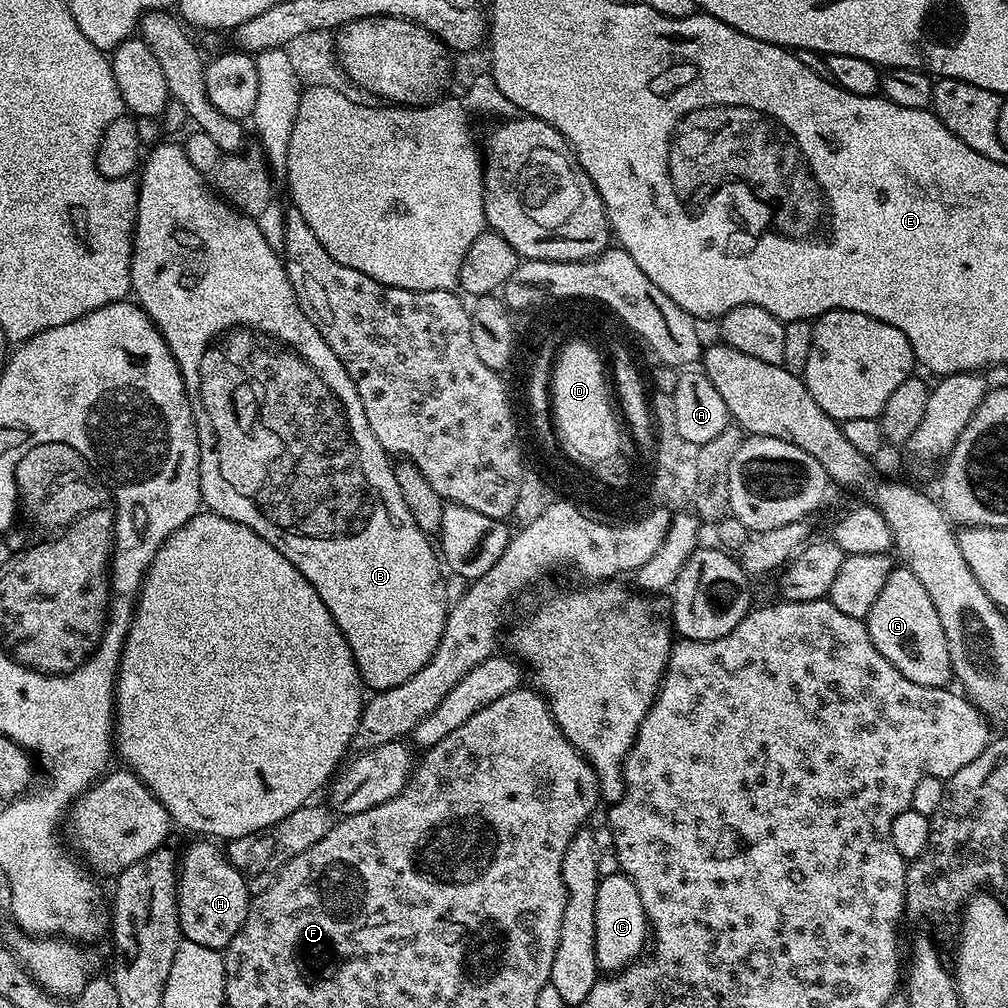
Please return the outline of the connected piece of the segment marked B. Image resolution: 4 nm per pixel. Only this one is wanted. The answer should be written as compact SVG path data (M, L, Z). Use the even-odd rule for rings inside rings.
M179 143L160 144L149 156L147 153L143 157L138 172L140 193L136 203L136 231L132 233L130 266L131 295L152 319L156 329L164 335L170 354L178 362L184 388L190 398L200 447L200 499L207 511L216 512L222 518L230 518L254 530L254 534L266 538L266 542L270 542L270 546L274 546L282 558L291 562L303 574L306 582L314 586L318 598L322 598L326 610L330 610L338 630L342 630L360 671L360 679L372 690L393 688L406 682L406 678L418 674L418 670L430 662L442 638L450 604L446 599L446 576L437 549L433 541L432 544L428 541L431 539L420 529L418 522L414 522L406 502L402 502L393 461L378 438L374 438L374 430L370 430L370 422L366 422L366 410L362 410L362 398L358 398L358 390L350 374L346 374L342 362L338 362L338 354L326 346L314 322L306 318L284 269L281 253L270 250L266 238L262 238L259 223L253 217L244 216L221 199L213 185L204 180L207 180L205 173L190 166L190 158L186 158Z

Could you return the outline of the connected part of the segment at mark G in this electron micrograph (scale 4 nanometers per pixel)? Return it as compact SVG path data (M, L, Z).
M906 566L893 567L890 578L886 578L886 586L882 586L874 606L870 606L866 623L870 638L882 658L906 674L910 682L935 688L946 688L953 683L946 630L942 630L942 618L938 618L938 610L934 610L934 602L930 594L926 594L926 586L918 582L918 574Z

